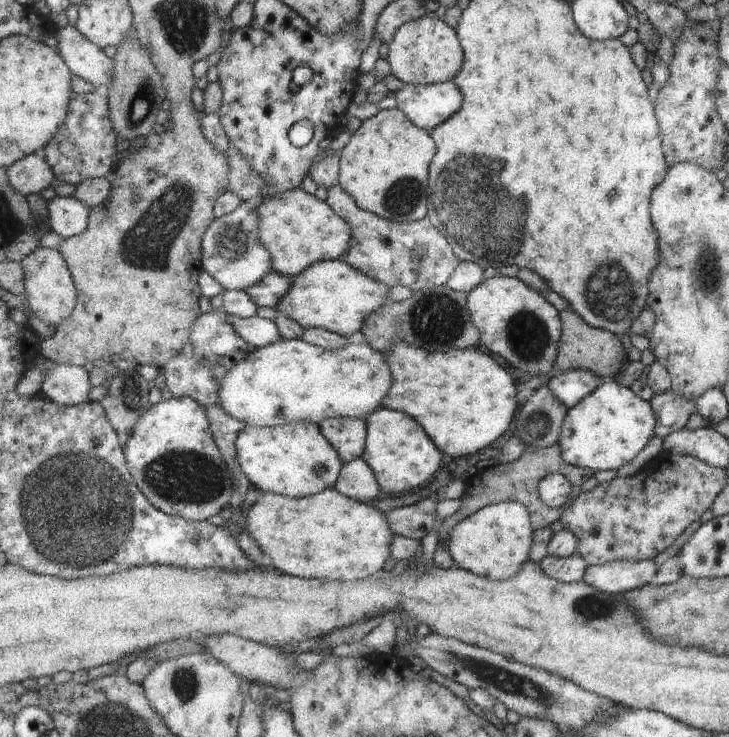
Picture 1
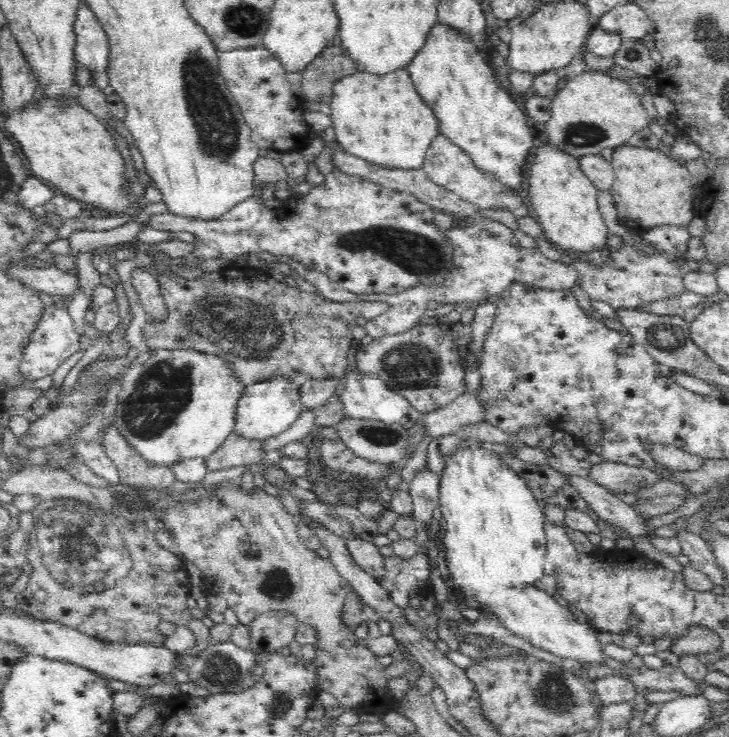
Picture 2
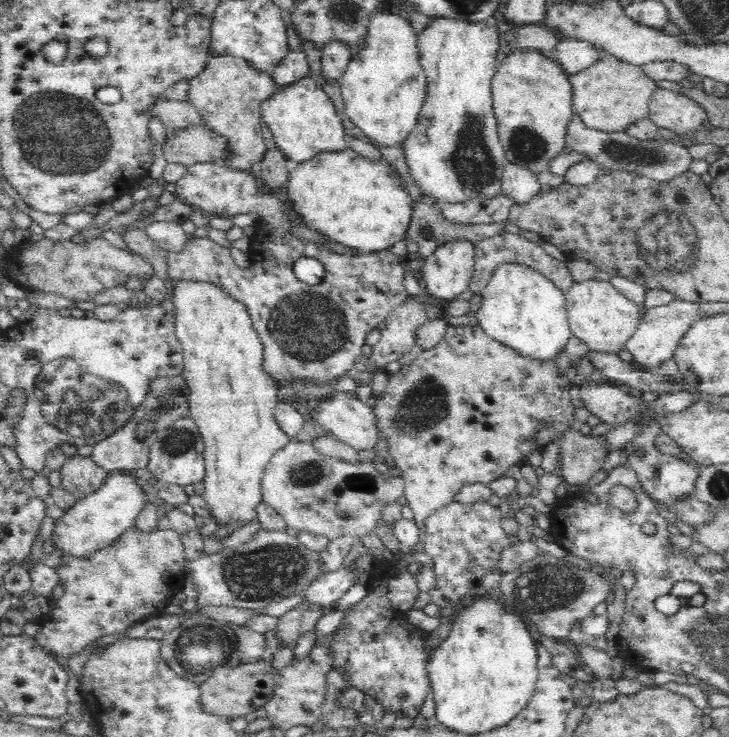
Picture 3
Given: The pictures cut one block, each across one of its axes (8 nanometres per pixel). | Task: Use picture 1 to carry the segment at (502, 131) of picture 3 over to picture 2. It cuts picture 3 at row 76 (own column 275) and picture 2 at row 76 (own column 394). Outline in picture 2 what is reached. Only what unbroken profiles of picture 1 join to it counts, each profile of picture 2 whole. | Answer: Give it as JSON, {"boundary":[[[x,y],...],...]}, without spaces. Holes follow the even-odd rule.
{"boundary":[[[558,3],[544,5],[522,24],[511,30],[511,42],[507,64],[520,74],[540,78],[546,74],[562,75],[563,70],[572,62],[580,50],[586,48],[590,24],[589,12],[585,3]]]}

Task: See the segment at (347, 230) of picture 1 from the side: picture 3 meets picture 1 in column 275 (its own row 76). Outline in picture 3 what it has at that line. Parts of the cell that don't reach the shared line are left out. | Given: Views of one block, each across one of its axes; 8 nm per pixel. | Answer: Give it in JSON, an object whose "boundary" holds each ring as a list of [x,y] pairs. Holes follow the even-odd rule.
{"boundary":[[[224,56],[210,57],[206,70],[189,81],[187,100],[201,116],[201,123],[225,138],[225,151],[223,157],[218,158],[218,162],[229,170],[256,171],[268,152],[260,127],[263,119],[261,105],[277,92],[273,77],[251,70],[243,60]]]}

